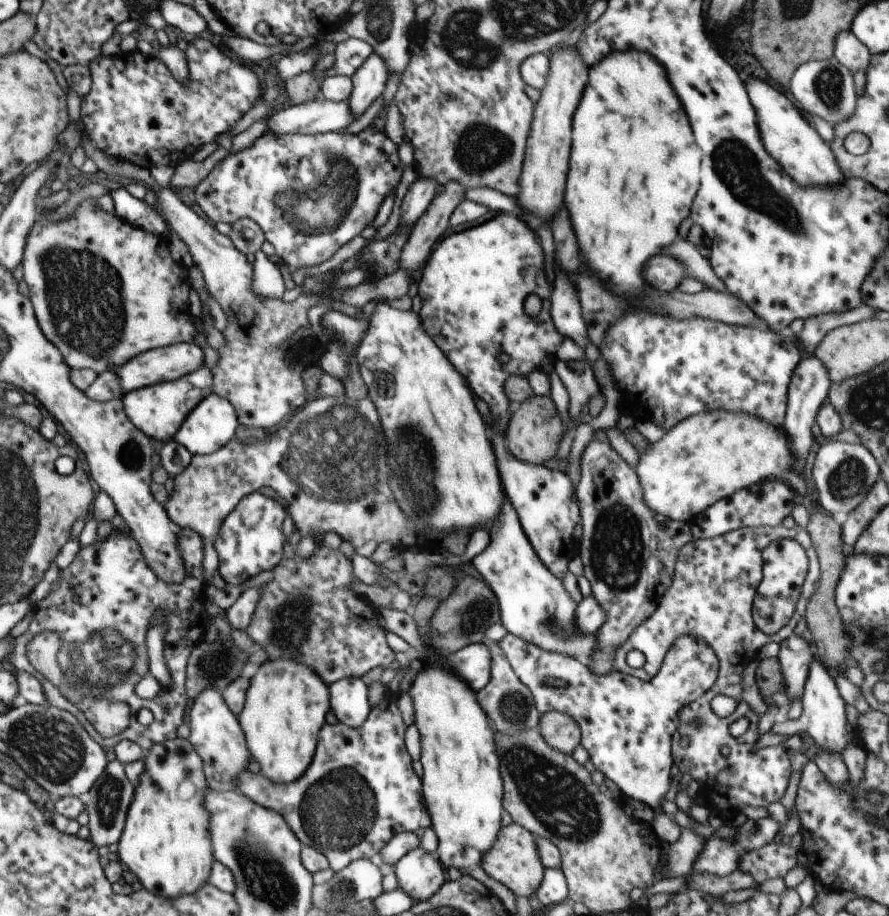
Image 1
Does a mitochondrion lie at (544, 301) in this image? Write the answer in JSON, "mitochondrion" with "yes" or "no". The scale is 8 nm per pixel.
{"mitochondrion":"no"}

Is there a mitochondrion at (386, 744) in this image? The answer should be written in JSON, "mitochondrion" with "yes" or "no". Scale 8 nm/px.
{"mitochondrion":"no"}

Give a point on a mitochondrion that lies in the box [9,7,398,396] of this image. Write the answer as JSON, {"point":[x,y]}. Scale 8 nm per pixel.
{"point":[93,322]}

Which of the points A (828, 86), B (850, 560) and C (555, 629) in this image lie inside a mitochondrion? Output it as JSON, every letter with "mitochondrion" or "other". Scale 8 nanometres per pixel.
{"A":"mitochondrion","B":"other","C":"mitochondrion"}

